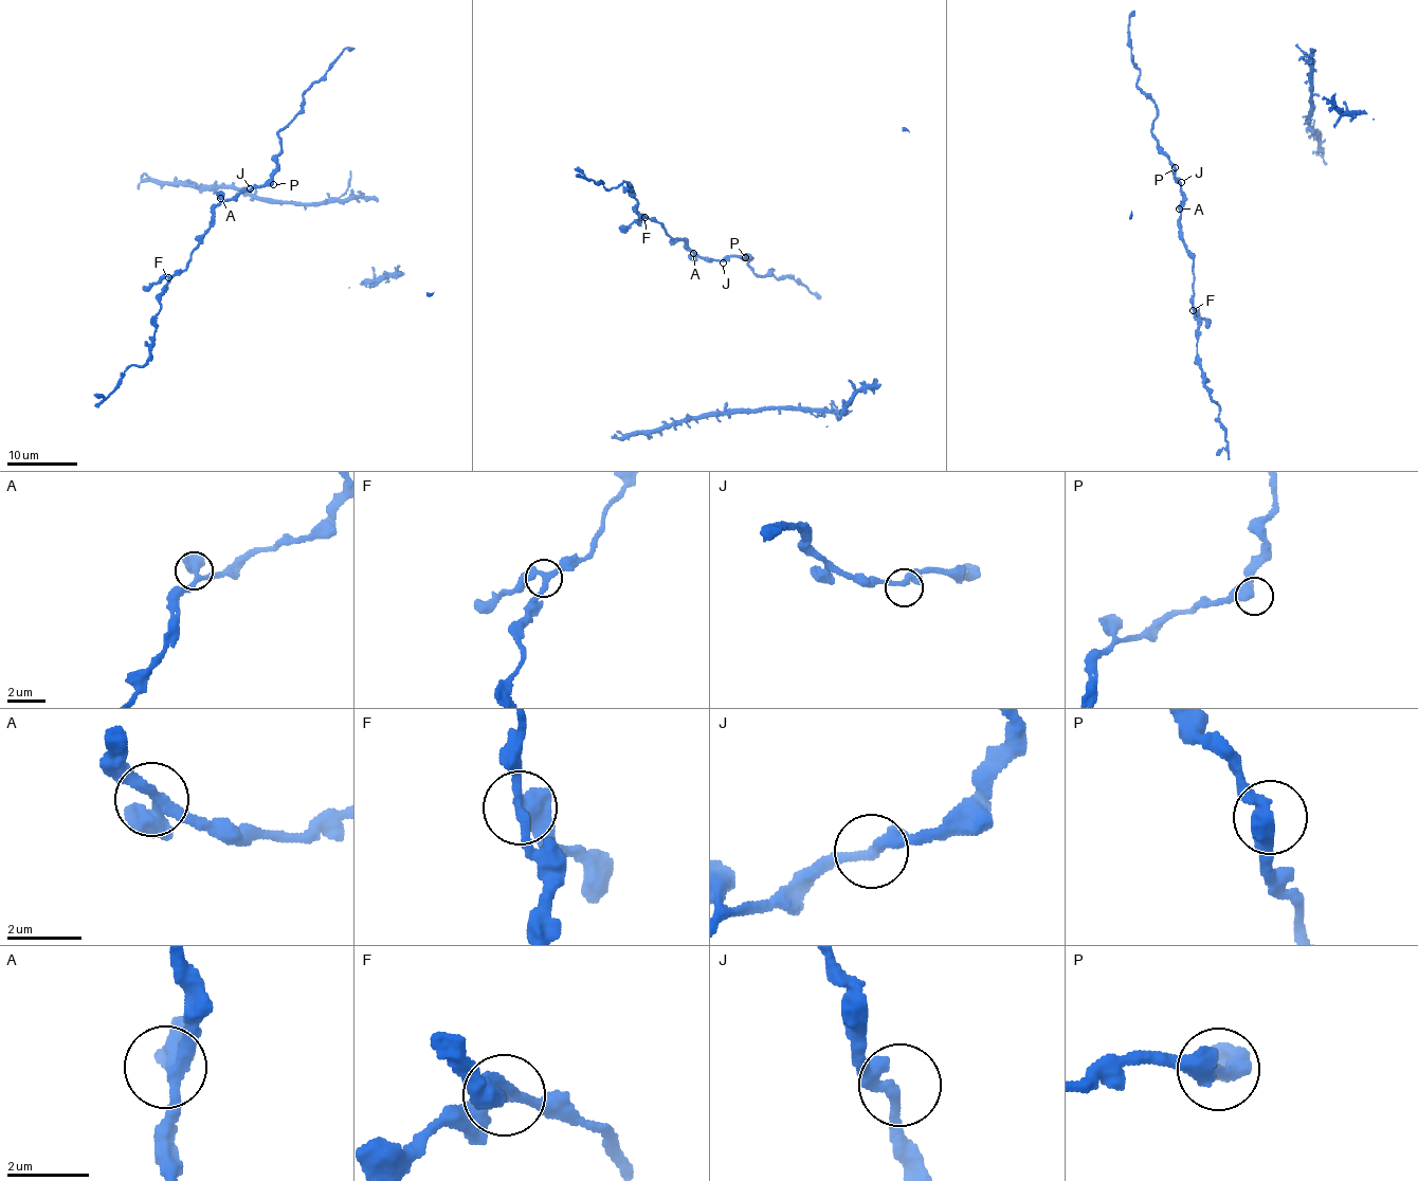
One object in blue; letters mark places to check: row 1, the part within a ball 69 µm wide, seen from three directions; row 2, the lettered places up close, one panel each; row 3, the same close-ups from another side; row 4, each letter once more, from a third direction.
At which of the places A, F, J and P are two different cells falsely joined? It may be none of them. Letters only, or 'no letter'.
no letter

